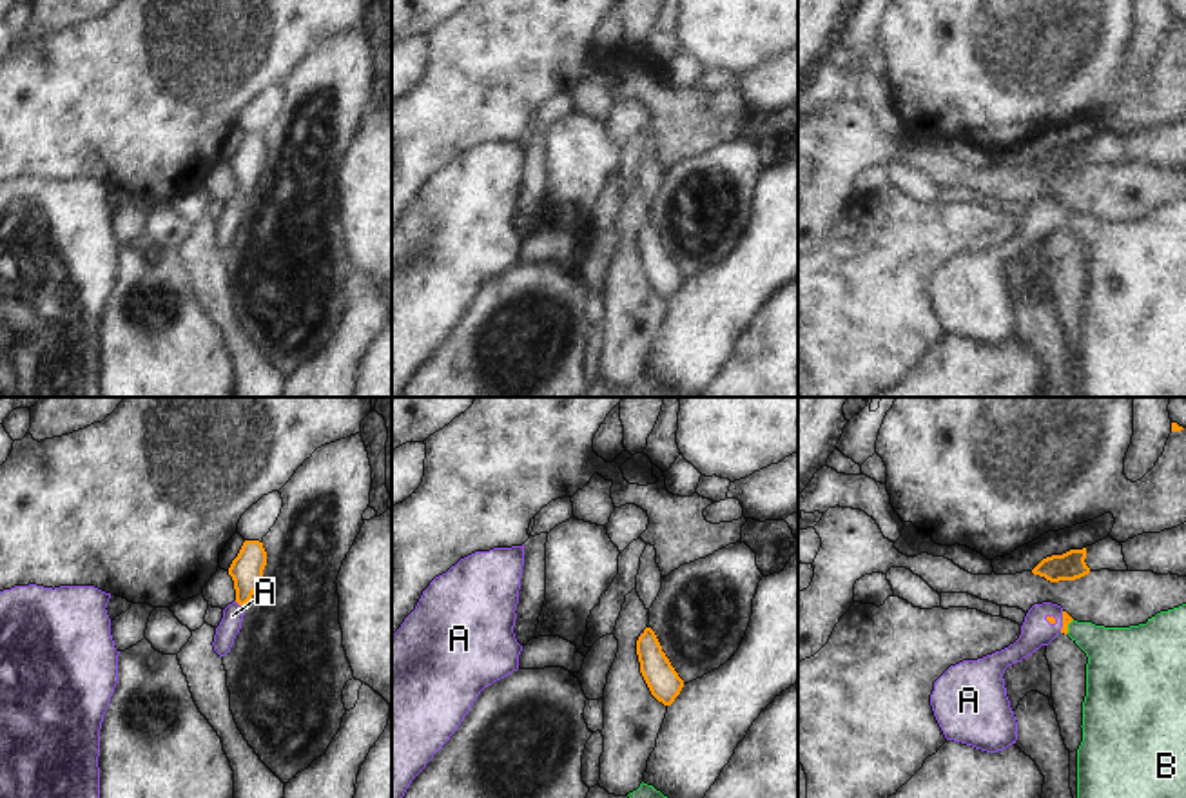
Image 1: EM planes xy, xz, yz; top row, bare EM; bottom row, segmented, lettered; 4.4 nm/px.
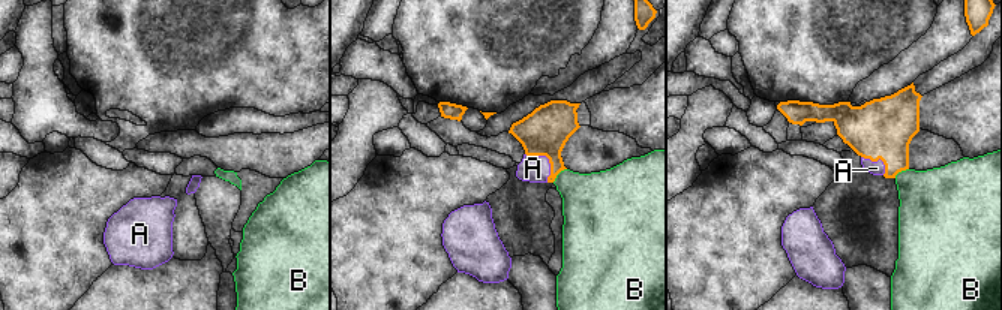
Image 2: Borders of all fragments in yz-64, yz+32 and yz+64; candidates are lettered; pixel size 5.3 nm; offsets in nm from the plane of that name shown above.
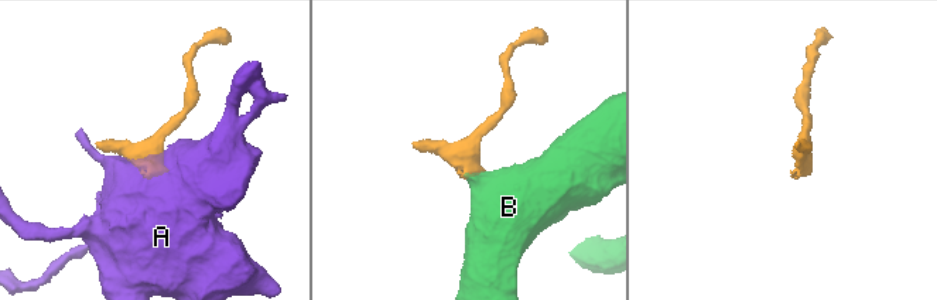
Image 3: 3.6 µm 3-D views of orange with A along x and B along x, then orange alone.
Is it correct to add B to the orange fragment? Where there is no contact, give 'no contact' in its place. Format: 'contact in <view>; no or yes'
contact in yz; no

